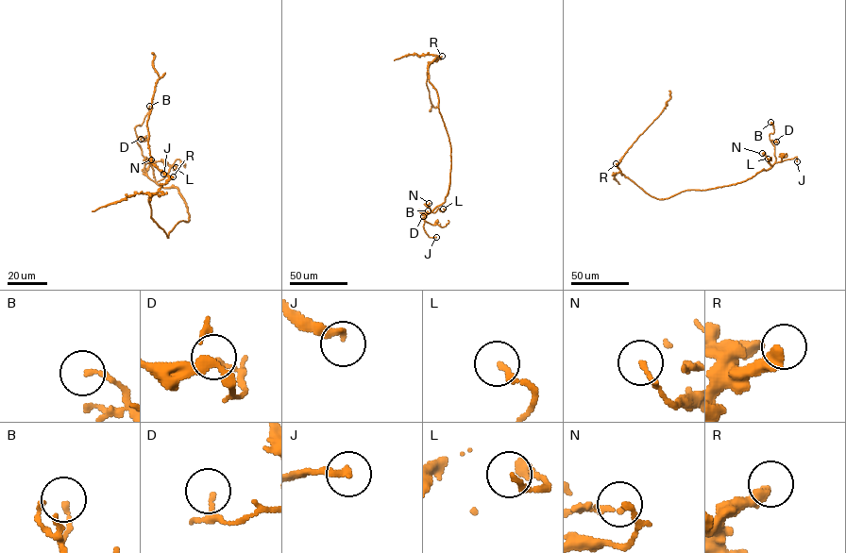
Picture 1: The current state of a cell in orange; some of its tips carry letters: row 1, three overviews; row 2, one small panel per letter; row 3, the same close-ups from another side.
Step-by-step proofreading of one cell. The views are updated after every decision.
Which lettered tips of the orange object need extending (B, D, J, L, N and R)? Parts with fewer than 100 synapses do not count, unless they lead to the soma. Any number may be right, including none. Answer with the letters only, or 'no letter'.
J

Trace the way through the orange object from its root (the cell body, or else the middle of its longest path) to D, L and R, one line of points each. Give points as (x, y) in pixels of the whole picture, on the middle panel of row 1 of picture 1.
D: (440, 113), (450, 148), (449, 188), (445, 201), (425, 216), (421, 210), (426, 216), (423, 216)
L: (440, 113), (450, 148), (450, 181), (445, 201), (431, 211), (437, 209), (443, 211), (443, 209)
R: (440, 113), (436, 91), (429, 80), (428, 65), (442, 56)

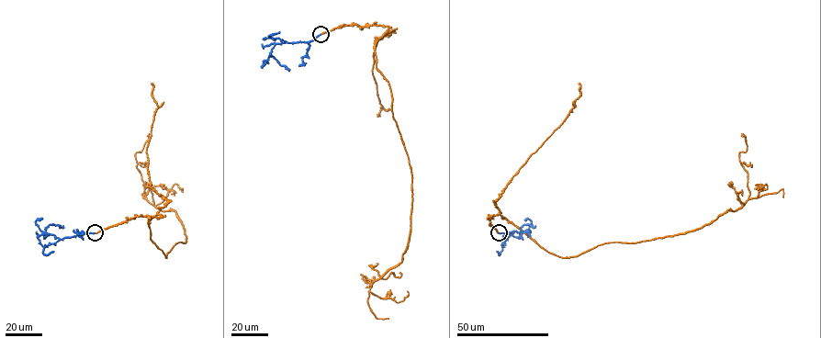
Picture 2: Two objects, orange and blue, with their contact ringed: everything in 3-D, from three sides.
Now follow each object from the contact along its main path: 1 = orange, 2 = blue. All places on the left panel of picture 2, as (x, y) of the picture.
1: (95, 233), (159, 214), (151, 240), (166, 257), (185, 242), (176, 213), (144, 193), (135, 156), (149, 133)
2: (95, 233), (60, 239), (53, 235), (45, 236), (49, 225), (63, 225)

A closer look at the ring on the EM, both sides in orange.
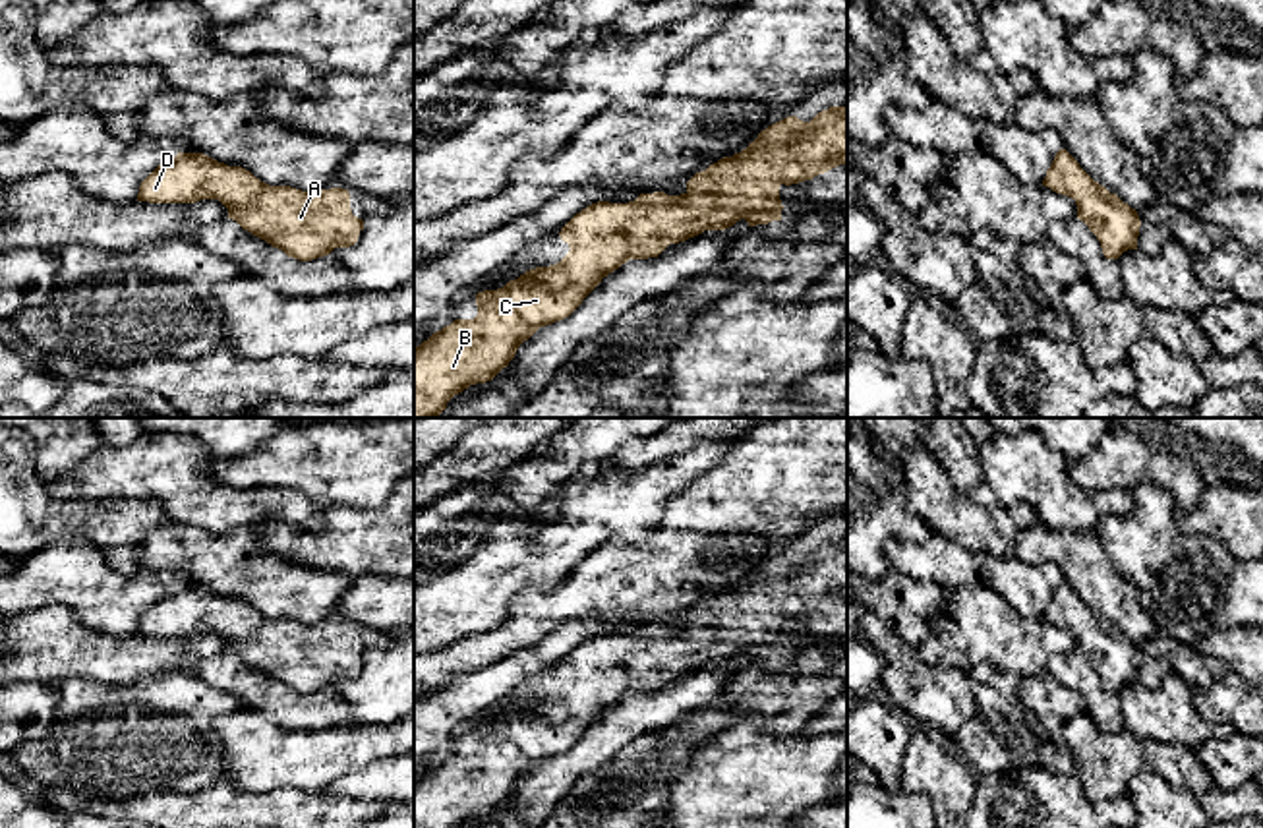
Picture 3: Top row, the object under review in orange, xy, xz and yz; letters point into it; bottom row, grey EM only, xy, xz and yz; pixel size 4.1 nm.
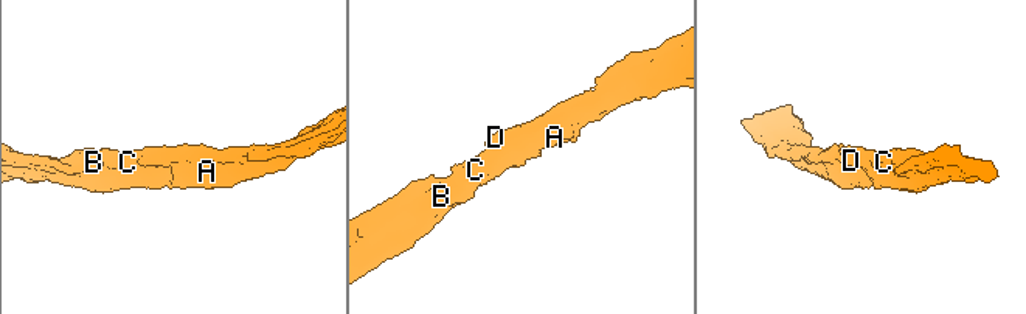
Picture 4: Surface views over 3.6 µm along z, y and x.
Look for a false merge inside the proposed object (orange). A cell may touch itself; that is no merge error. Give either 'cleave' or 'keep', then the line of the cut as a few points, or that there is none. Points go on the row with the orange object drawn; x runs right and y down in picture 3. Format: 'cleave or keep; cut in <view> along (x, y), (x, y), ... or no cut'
keep; no cut

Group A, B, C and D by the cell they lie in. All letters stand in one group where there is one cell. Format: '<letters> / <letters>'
A B C D

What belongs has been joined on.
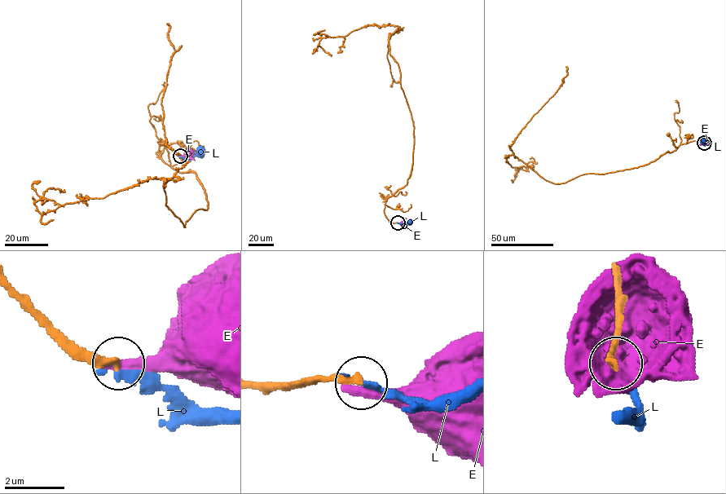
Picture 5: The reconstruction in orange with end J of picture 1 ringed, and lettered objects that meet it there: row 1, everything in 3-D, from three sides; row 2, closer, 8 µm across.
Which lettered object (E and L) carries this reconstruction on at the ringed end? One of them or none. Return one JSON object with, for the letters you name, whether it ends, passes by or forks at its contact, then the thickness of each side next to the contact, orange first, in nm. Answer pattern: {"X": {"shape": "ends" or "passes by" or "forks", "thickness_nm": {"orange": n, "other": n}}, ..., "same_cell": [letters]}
{"same_cell": []}

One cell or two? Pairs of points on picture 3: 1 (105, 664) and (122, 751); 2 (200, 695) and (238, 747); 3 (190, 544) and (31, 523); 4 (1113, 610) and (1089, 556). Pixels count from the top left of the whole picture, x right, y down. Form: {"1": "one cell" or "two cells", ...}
{"1": "two cells", "2": "two cells", "3": "two cells", "4": "one cell"}

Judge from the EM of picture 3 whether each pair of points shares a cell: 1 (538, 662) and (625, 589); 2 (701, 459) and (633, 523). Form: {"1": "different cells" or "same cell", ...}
{"1": "different cells", "2": "same cell"}

